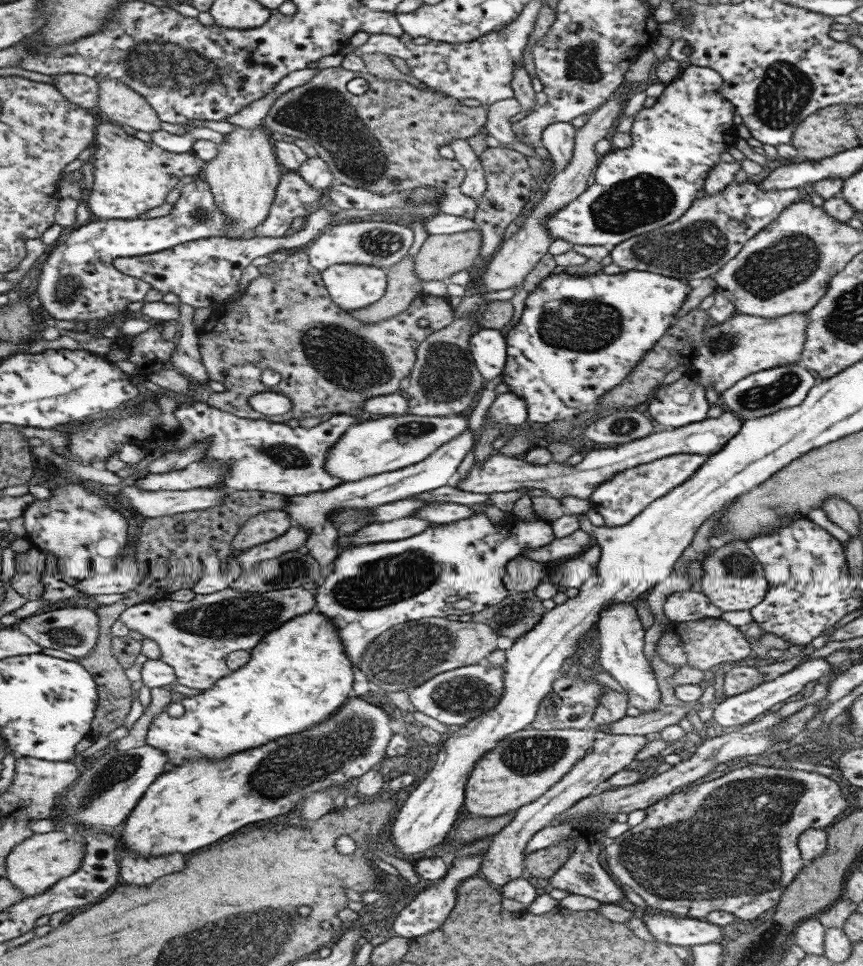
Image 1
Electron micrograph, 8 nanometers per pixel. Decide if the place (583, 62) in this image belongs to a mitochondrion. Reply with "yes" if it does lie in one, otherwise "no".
yes

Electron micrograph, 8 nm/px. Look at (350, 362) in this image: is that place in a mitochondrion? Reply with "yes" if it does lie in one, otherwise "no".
yes

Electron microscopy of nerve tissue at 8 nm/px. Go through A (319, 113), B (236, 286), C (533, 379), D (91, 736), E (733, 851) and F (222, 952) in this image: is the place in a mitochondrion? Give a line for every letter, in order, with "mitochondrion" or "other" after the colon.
A: mitochondrion
B: other
C: other
D: other
E: mitochondrion
F: mitochondrion

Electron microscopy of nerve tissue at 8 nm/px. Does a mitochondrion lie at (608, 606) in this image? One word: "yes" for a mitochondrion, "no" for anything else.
no

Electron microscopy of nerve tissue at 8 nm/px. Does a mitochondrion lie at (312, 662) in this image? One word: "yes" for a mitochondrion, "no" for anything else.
no

